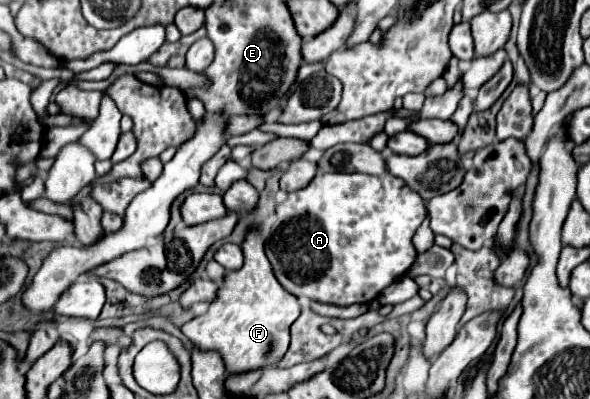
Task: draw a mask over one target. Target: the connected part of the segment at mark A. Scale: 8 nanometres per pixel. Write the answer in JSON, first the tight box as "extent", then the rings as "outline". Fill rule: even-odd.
{"extent":[266,173,426,307],"outline":[[[318,173],[304,189],[288,193],[288,199],[282,205],[278,205],[276,223],[272,225],[272,233],[270,233],[270,239],[266,243],[266,255],[272,263],[276,279],[282,283],[284,289],[288,289],[296,297],[308,297],[308,299],[316,299],[316,301],[322,301],[322,303],[342,305],[342,307],[354,305],[354,303],[370,303],[372,299],[376,299],[376,295],[382,293],[382,289],[386,289],[398,277],[402,277],[412,267],[412,263],[416,261],[418,253],[412,245],[412,235],[416,233],[416,229],[422,225],[424,219],[426,219],[424,201],[416,191],[412,191],[406,185],[404,179],[398,179],[390,173],[384,173],[380,177],[378,175],[366,175],[366,173]]]}

